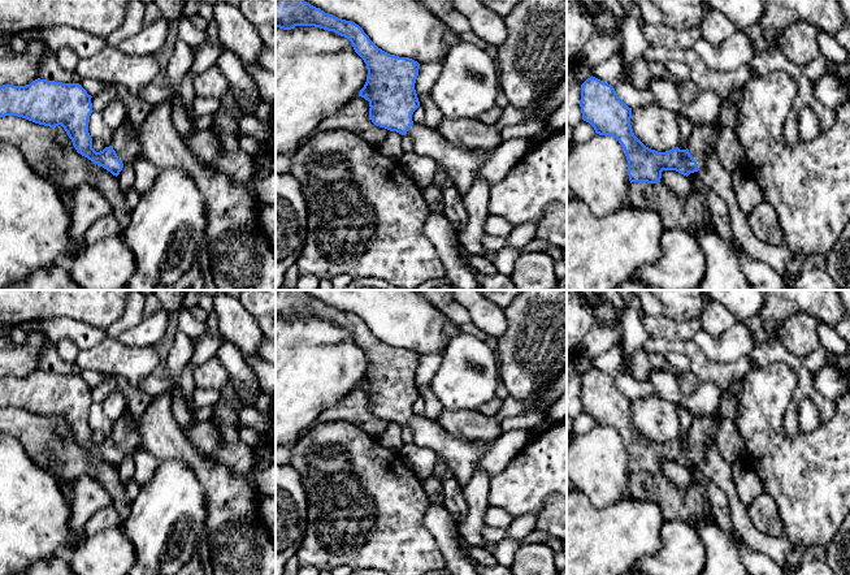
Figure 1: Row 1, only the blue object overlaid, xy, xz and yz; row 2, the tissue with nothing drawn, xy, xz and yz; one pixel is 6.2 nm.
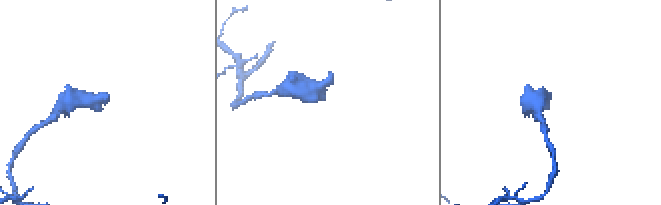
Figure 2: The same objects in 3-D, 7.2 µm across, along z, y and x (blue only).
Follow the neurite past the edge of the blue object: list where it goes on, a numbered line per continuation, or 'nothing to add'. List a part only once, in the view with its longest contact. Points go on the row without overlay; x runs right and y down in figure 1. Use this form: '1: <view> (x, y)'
1: yz (702, 429)

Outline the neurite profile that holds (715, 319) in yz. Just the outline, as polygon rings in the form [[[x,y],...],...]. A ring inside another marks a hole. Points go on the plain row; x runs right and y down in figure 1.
[[[716,301],[706,304],[699,320],[701,328],[711,336],[719,336],[737,323],[736,316]]]

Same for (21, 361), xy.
[[[44,343],[38,346],[9,346],[0,350],[0,377],[26,377],[39,369]]]

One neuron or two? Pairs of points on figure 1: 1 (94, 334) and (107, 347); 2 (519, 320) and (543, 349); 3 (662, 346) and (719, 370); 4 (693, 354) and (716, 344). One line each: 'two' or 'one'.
1: two
2: one
3: one
4: two

